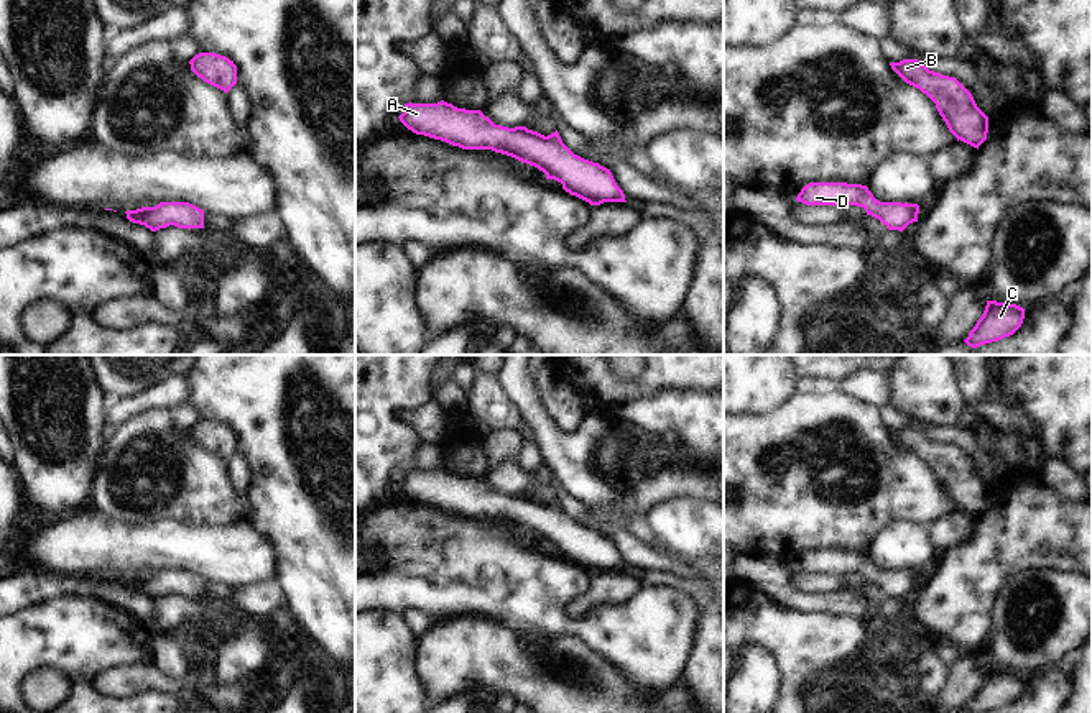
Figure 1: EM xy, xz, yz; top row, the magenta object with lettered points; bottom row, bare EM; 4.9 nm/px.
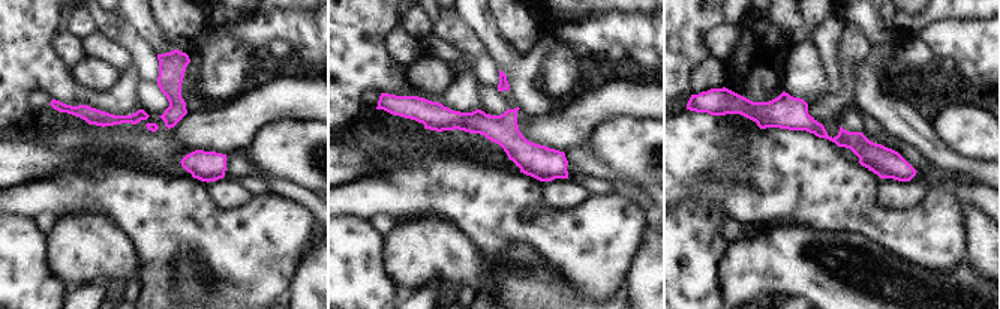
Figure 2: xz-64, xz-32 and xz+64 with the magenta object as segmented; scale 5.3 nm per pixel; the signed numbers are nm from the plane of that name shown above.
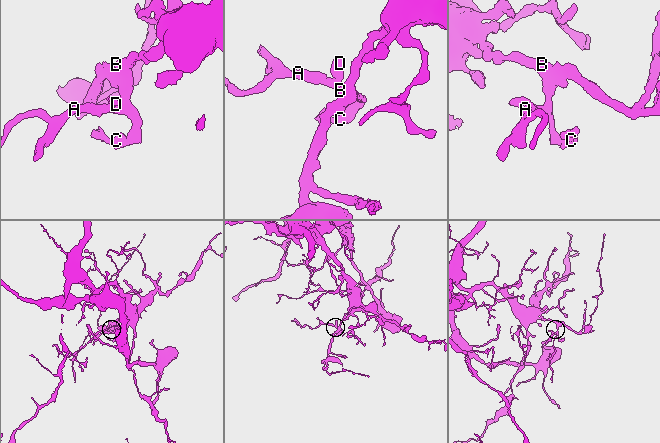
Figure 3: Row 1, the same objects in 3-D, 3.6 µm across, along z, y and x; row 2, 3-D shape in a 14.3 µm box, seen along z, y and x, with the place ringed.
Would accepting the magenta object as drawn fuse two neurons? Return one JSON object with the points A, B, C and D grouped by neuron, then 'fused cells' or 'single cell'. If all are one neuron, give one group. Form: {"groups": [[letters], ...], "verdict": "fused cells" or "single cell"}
{"groups": [["A", "B", "C", "D"]], "verdict": "single cell"}

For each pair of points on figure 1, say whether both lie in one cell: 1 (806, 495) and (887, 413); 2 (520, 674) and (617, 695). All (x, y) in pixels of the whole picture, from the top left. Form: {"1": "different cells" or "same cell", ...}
{"1": "different cells", "2": "same cell"}

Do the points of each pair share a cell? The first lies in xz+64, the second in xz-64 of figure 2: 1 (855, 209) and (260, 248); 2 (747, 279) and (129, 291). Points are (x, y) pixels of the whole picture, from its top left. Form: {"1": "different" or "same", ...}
{"1": "same", "2": "different"}

